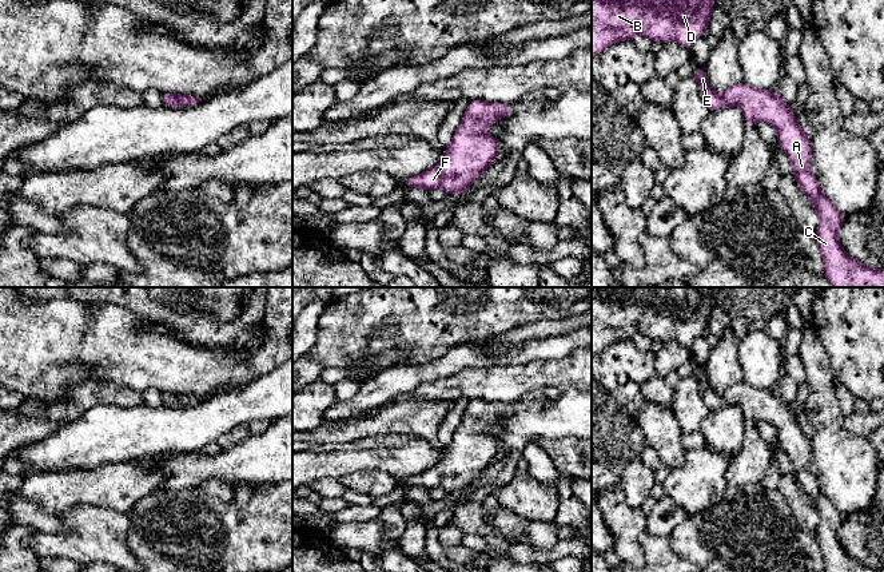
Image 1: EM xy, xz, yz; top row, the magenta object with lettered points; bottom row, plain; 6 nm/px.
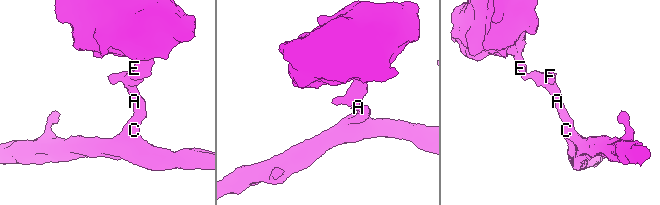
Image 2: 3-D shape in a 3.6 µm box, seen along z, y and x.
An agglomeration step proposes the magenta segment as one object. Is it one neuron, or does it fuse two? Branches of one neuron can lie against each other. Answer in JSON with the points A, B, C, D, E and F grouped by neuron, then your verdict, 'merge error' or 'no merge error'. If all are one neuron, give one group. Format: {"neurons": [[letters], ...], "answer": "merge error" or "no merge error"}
{"neurons": [["A", "B", "C", "D", "E", "F"]], "answer": "no merge error"}

